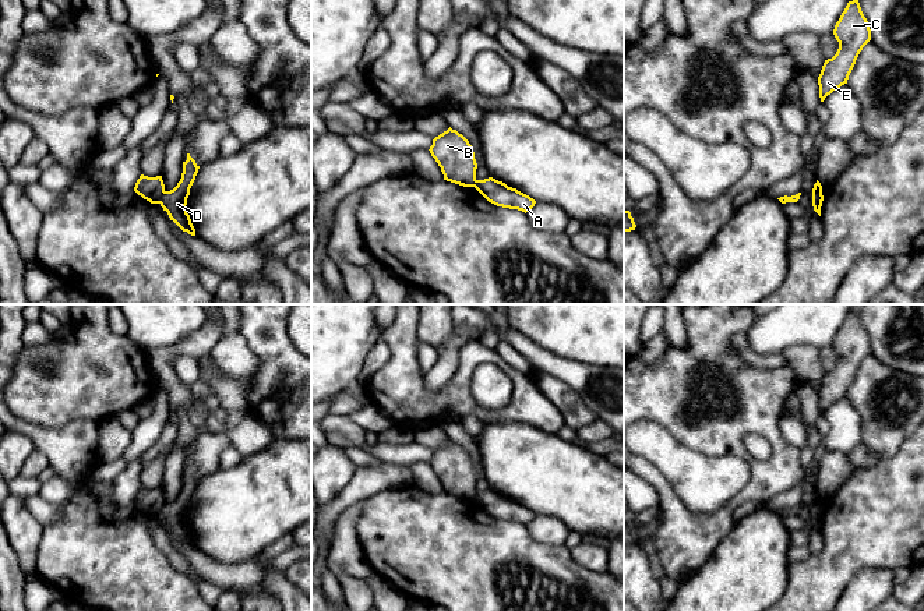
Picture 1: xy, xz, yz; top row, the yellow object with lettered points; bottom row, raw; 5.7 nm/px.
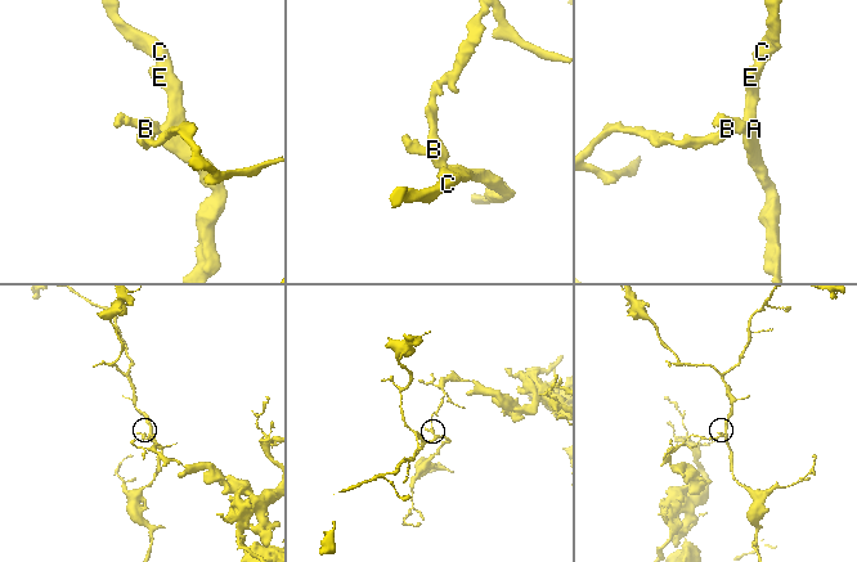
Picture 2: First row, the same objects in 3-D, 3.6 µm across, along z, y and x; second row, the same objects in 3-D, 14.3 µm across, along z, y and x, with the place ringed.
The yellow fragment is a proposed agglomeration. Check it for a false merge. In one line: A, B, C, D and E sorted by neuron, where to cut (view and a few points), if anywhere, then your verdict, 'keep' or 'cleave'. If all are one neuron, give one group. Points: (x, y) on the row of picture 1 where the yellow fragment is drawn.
A C D E / B; cut in xy along (165, 191), (158, 202); cleave

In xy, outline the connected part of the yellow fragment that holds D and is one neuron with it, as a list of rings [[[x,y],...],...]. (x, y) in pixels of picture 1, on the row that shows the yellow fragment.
[[[187,153],[187,160],[183,162],[183,173],[177,186],[165,191],[161,206],[167,212],[170,220],[173,220],[183,232],[195,236],[195,229],[191,223],[190,215],[187,213],[187,198],[190,195],[190,188],[195,180],[200,166]]]

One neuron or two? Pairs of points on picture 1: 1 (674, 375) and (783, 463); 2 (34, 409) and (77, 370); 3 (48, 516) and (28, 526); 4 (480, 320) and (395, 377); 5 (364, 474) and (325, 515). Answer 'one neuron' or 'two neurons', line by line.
1: one neuron
2: one neuron
3: two neurons
4: two neurons
5: one neuron

